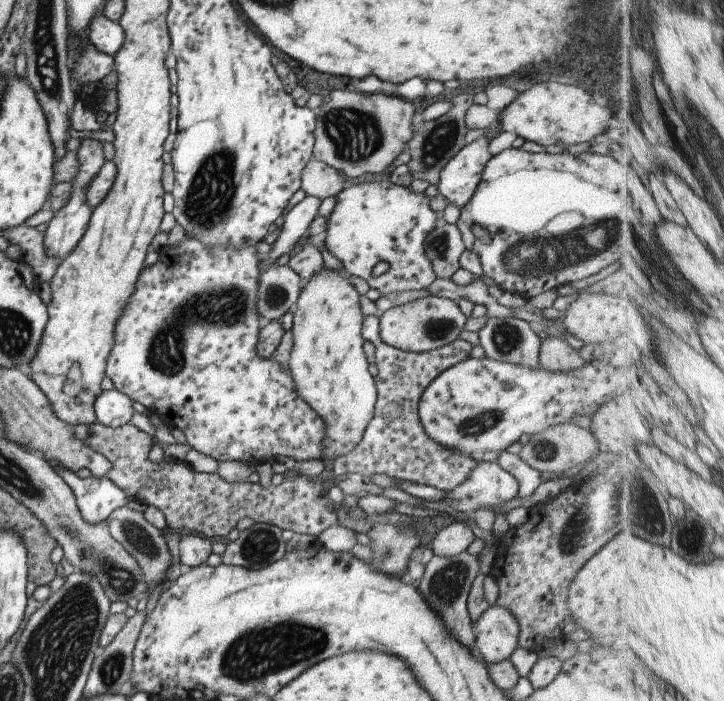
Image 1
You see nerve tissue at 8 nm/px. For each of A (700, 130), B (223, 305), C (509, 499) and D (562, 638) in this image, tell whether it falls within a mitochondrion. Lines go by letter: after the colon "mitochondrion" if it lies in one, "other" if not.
A: mitochondrion
B: mitochondrion
C: other
D: other

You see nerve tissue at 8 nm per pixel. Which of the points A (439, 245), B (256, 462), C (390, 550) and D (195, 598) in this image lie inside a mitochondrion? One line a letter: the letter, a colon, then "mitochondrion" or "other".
A: mitochondrion
B: other
C: mitochondrion
D: other

